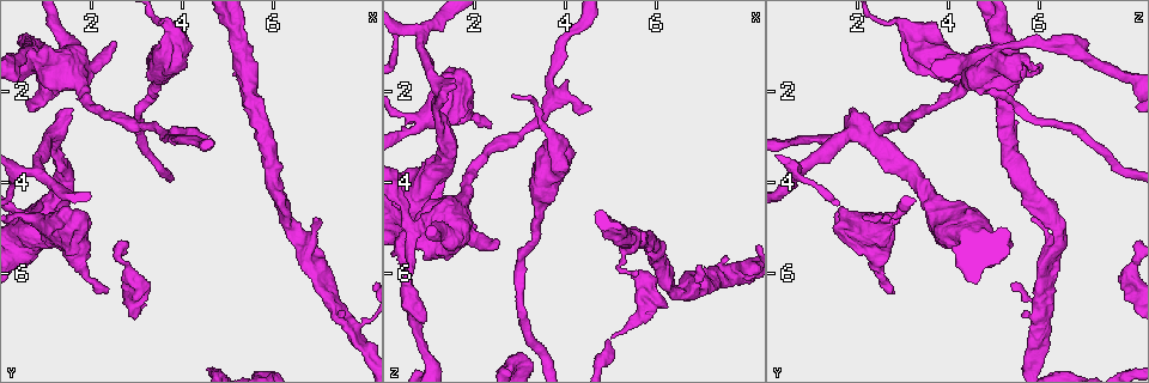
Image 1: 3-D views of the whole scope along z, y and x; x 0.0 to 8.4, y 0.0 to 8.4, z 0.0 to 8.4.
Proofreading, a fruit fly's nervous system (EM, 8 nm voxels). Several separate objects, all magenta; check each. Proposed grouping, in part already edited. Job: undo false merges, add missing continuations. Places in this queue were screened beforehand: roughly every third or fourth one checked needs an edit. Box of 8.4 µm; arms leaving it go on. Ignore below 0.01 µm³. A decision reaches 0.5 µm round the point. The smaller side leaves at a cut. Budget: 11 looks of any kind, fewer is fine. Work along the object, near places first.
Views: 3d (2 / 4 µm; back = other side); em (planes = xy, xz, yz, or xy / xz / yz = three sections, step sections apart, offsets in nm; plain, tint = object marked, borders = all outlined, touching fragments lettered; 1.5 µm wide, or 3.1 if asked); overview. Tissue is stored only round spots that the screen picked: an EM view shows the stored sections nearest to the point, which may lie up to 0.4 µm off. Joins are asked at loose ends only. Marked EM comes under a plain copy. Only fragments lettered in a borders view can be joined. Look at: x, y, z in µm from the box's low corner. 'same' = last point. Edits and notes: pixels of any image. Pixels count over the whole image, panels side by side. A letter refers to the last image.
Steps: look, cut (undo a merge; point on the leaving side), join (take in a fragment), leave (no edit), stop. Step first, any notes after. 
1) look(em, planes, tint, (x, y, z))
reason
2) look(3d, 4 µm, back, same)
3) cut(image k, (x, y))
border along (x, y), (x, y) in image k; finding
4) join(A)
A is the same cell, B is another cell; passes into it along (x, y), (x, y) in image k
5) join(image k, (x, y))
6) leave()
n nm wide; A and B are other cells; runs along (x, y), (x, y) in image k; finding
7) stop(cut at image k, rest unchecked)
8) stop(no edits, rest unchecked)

look(em, xy, step 4, tint, (4.55, 3.05, 2.40))

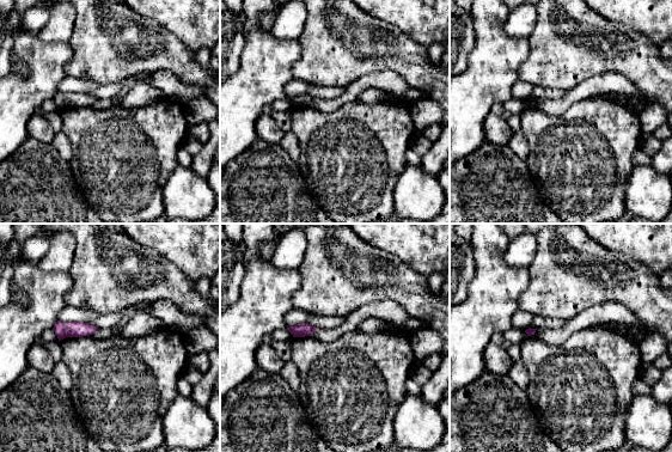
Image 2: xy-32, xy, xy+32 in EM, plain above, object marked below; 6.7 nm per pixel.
look(em, planes, borders, same)
another direction

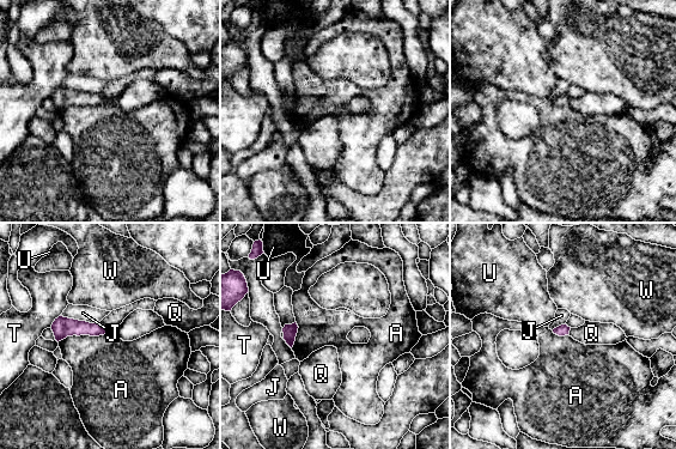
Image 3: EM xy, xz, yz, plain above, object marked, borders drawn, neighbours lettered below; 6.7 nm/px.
leave()
A, J, Q, T, U and W are other cells; border along (107, 332), (67, 335), (58, 341) in image 3; no lettered fragment goes on from it

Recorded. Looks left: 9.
look(em, xy, step 4, tint, (1.85, 4.70, 1.70))
an open end

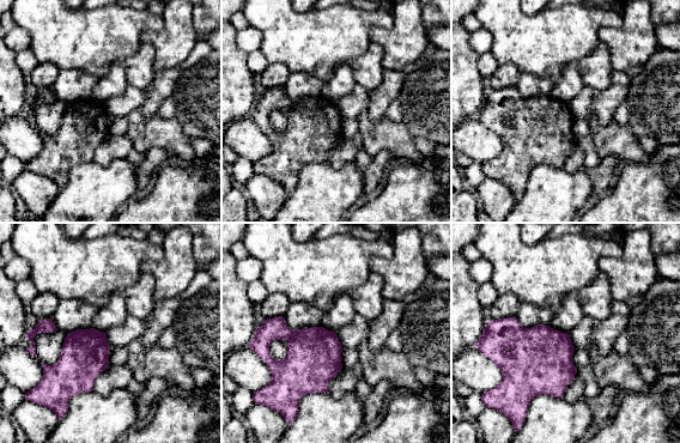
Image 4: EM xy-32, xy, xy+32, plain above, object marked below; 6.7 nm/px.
look(em, xz, step 8, borders, same)

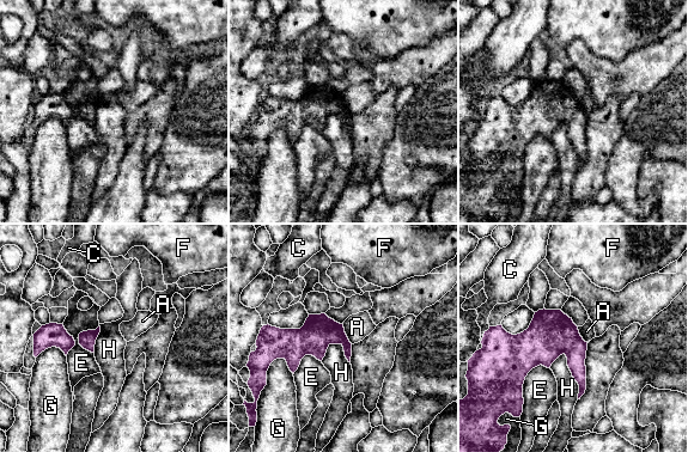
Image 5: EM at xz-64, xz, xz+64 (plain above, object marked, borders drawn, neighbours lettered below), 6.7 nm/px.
leave()
A, C, E, F, G and H are other cells; border along (342, 324), (344, 331), (352, 343) in image 5; none of them fits

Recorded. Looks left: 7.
look(em, planes, borders, (2.35, 6.45, 2.80))

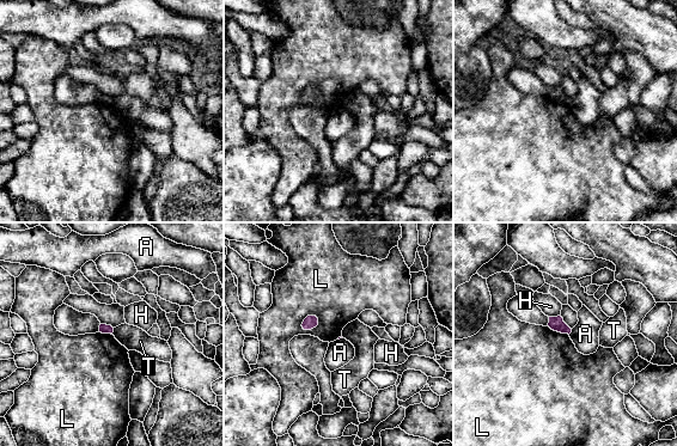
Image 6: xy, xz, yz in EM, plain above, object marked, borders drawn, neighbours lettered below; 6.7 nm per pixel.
leave()
A, H, L and T are other cells; border along (318, 318), (307, 316), (300, 325) in image 6; none of them fits

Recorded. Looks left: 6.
look(em, yz, step 8, tint, (1.55, 2.40, 1.85))
branch stops here

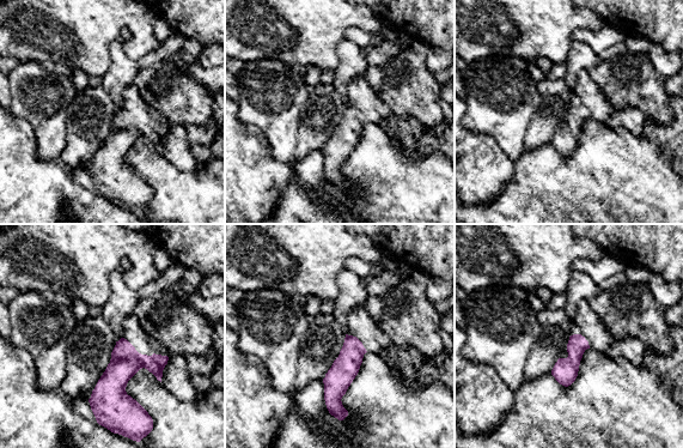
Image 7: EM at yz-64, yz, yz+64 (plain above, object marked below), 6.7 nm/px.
look(em, planes, borders, same)
another direction

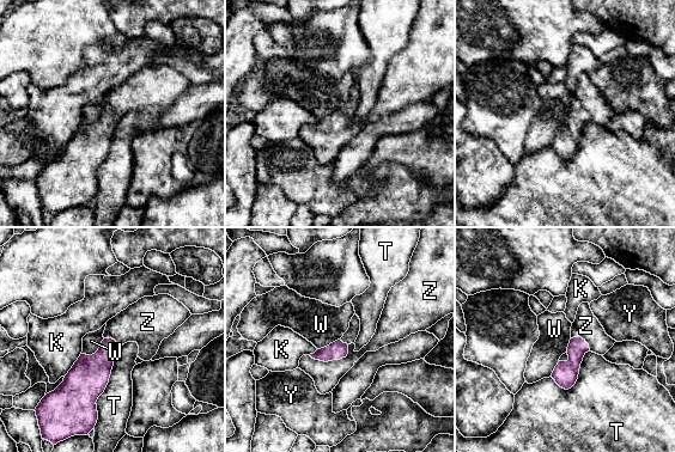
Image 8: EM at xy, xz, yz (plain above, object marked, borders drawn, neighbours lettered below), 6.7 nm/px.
join(Z)
Z is the same cell, K, T, W and Y are other cells; passes into it along (338, 349), (333, 359), (326, 376) in image 8; it goes on there

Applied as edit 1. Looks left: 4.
stop(join at image 8, rest unchecked)

